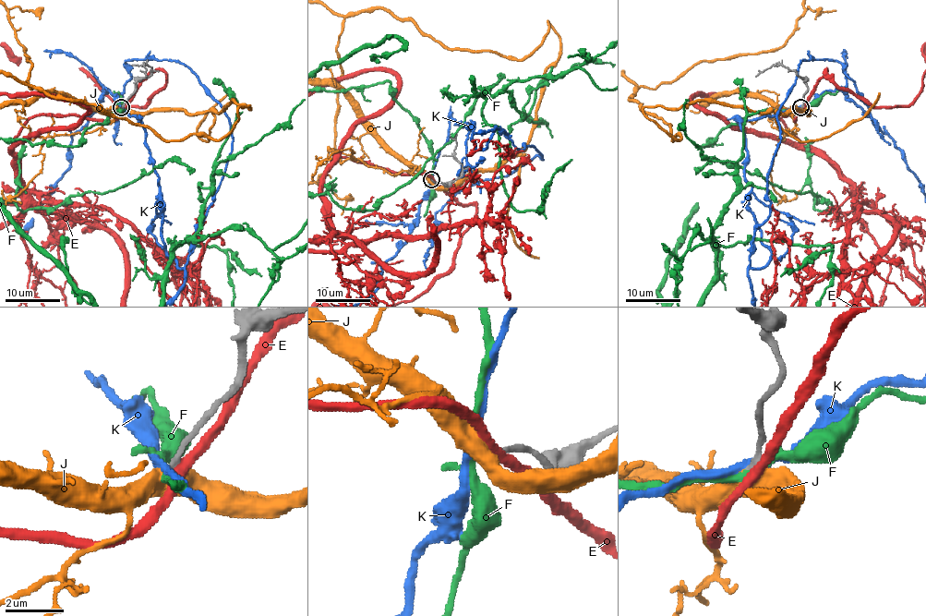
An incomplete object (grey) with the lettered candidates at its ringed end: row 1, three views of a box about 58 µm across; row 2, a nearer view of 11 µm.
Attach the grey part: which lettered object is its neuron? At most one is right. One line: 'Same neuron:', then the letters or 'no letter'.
Same neuron: J

